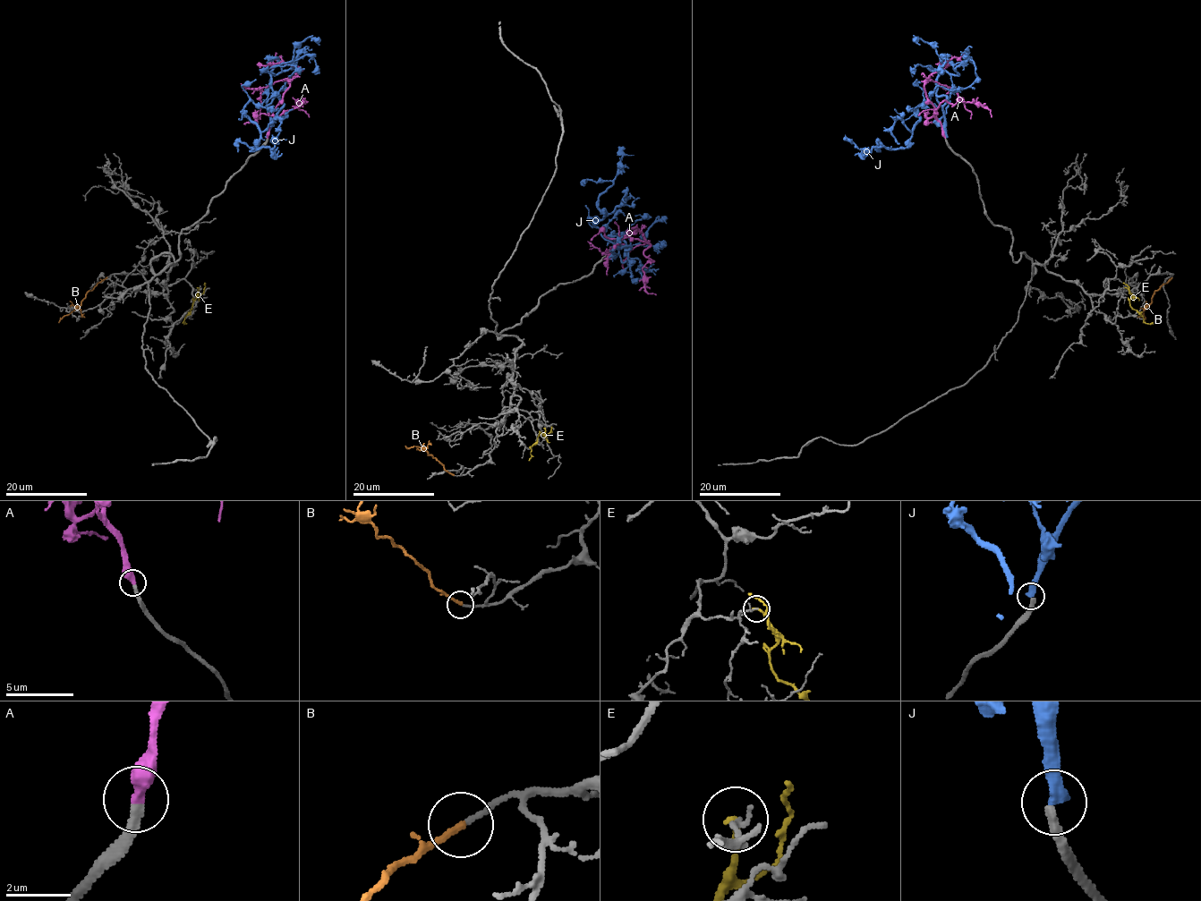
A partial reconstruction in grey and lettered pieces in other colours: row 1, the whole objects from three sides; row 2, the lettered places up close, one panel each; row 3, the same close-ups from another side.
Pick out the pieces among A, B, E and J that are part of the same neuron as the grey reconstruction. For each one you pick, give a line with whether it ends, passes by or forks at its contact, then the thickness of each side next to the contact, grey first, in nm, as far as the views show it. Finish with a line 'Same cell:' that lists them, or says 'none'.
A: It ends there. Thickness 280 nm (grey) against 460 nm
B: It ends there. Thickness 150 nm (grey) against 200 nm
Same cell: A, B

